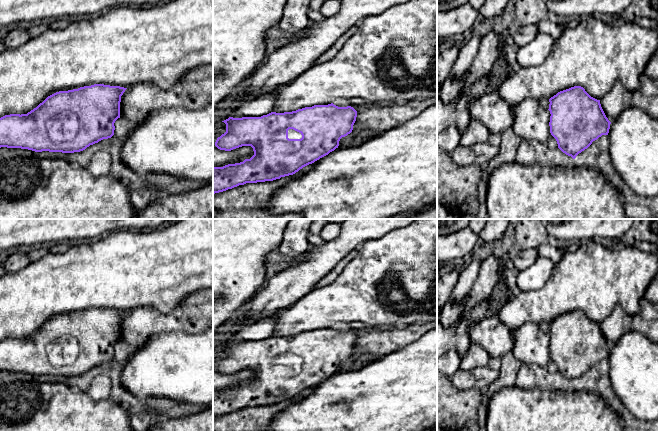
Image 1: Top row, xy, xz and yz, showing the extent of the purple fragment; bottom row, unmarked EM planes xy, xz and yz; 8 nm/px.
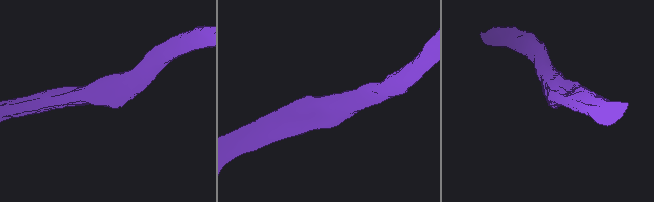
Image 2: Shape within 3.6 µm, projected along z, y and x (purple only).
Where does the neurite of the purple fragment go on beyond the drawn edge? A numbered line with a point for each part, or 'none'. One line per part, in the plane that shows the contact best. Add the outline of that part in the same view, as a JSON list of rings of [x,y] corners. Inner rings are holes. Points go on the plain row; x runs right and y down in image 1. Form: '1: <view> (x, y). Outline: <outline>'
1: xz (292, 358). Outline: [[[289,353],[288,354],[288,362],[289,363],[301,363],[302,359],[301,359],[301,357],[299,357],[293,353]]]

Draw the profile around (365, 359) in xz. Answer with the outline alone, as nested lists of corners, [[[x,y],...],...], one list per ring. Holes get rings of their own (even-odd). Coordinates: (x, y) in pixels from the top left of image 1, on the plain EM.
[[[363,355],[360,358],[354,360],[354,364],[351,367],[349,367],[347,370],[339,369],[338,371],[345,372],[345,371],[354,370],[354,369],[360,369],[374,360],[376,360],[376,358],[373,357],[372,355]]]

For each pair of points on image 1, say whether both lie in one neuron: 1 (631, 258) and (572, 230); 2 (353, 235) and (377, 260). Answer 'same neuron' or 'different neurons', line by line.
1: different neurons
2: different neurons

